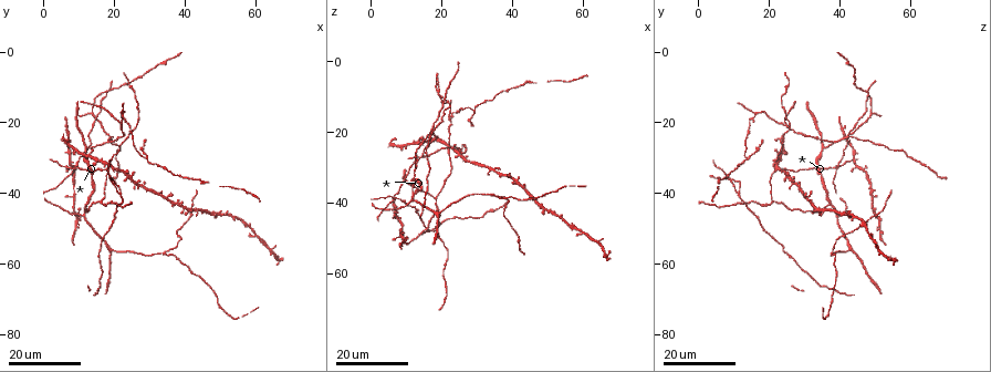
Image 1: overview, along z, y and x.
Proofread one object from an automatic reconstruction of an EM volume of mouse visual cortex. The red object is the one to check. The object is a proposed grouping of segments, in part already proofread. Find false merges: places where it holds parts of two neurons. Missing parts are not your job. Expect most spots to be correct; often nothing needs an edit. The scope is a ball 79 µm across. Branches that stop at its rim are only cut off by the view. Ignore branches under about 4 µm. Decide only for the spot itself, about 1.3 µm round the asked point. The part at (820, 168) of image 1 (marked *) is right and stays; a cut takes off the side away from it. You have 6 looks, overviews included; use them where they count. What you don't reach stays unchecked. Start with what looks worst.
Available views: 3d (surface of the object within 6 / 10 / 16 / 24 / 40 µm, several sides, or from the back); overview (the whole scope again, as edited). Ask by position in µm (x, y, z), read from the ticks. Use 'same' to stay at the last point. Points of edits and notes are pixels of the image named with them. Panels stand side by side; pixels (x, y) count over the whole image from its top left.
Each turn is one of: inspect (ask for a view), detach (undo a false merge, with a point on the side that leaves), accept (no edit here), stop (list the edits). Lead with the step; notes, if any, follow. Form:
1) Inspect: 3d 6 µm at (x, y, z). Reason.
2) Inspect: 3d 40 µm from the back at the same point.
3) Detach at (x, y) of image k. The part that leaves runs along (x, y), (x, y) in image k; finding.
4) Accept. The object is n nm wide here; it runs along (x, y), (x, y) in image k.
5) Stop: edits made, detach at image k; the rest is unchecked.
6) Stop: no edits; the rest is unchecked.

Inspect: 3d 24 µm at (29.0, 31.0, 13.5). Three-way junction.

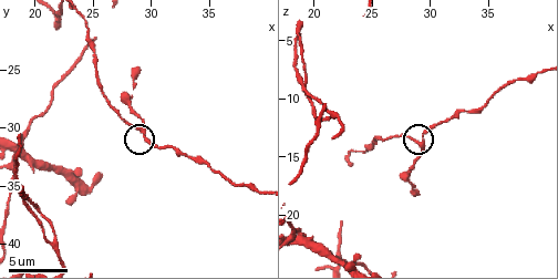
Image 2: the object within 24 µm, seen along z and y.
Inspect: 3d 10 µm at (29.2, 30.4, 14.0).

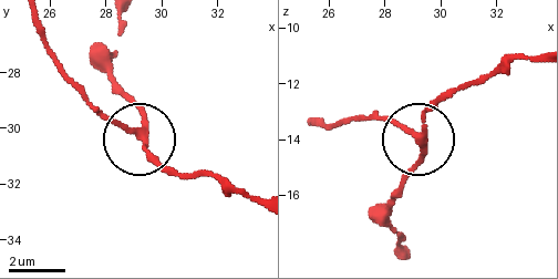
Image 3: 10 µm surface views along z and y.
Accept. 3 arms meet here; it runs along (33, 23), (60, 73), (136, 133), (138, 116), (124, 90) in image 3; continuous, no second neuron.

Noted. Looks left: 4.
Inspect: 3d 24 µm at (13.0, 27.5, 35.0). Three-way junction.

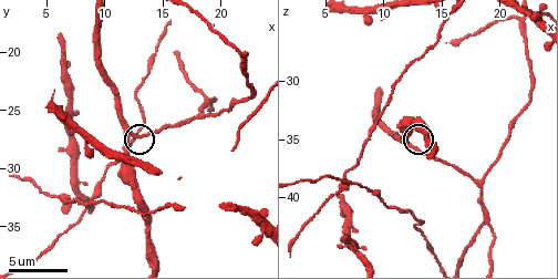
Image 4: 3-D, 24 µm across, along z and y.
Inspect: 3d 6 µm at (12.4, 27.0, 35.8).

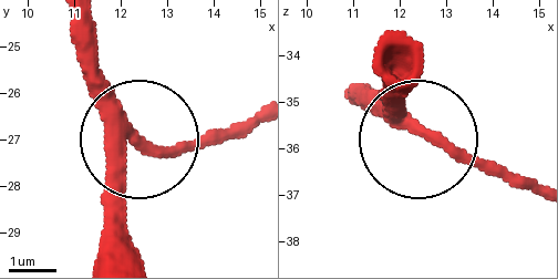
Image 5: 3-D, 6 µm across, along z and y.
Accept. One neuron here.

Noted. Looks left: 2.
Inspect: 3d 24 µm at (16.5, 42.5, 21.0). Side arm on a straight run.

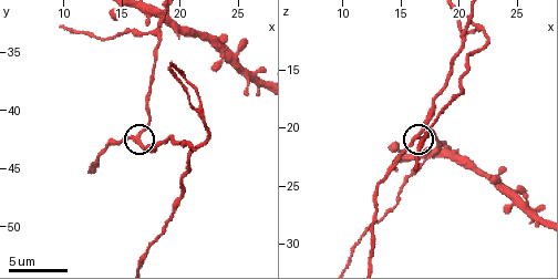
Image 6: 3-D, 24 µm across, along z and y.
Inspect: 3d 10 µm at (16.2, 42.6, 20.8).

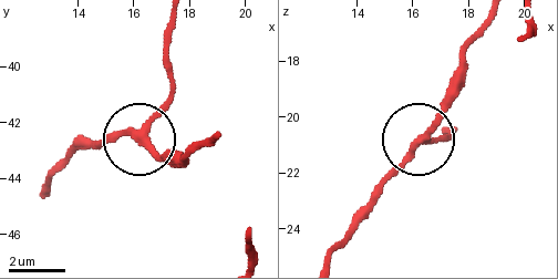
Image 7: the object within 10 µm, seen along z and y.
Accept. The side arm is 57 µm long; it runs along (326, 255), (456, 93) in image 7; one neuron here.

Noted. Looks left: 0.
Stop: no edits; the rest is unchecked.

